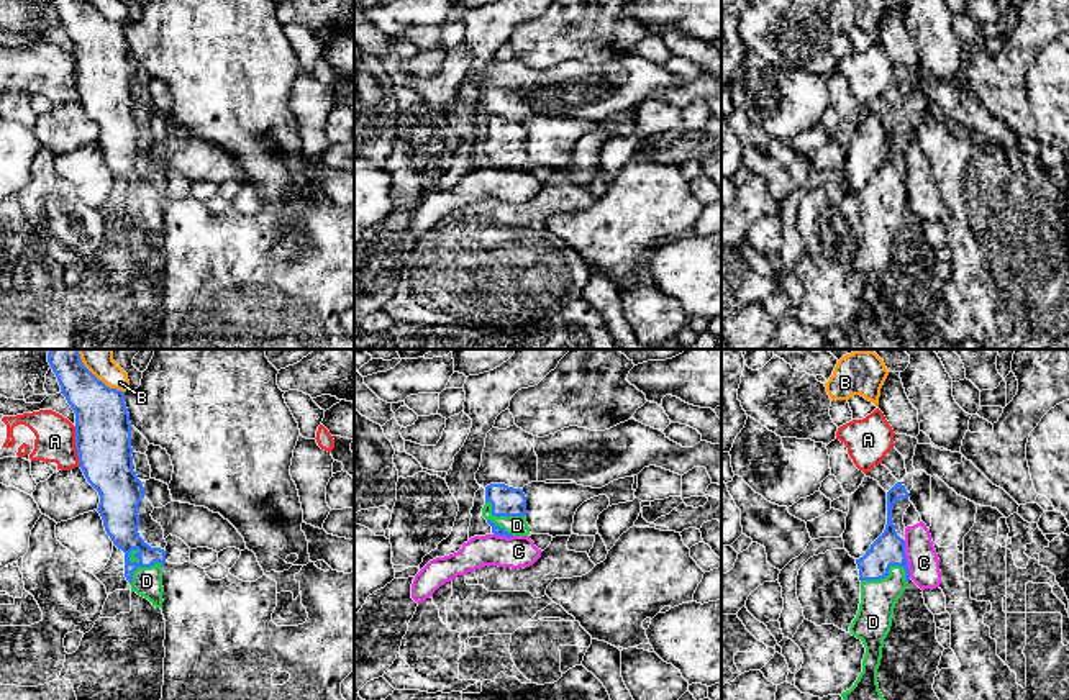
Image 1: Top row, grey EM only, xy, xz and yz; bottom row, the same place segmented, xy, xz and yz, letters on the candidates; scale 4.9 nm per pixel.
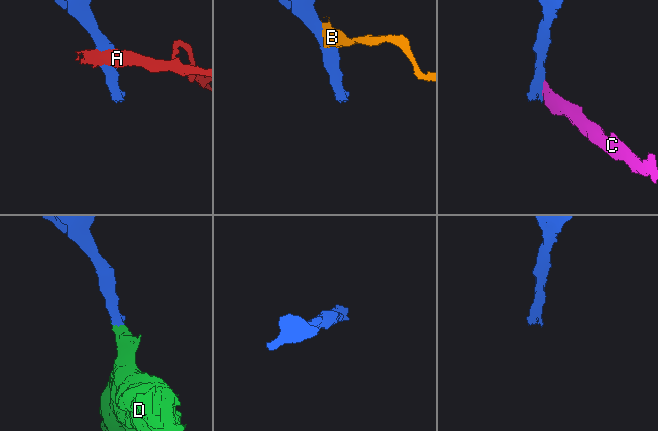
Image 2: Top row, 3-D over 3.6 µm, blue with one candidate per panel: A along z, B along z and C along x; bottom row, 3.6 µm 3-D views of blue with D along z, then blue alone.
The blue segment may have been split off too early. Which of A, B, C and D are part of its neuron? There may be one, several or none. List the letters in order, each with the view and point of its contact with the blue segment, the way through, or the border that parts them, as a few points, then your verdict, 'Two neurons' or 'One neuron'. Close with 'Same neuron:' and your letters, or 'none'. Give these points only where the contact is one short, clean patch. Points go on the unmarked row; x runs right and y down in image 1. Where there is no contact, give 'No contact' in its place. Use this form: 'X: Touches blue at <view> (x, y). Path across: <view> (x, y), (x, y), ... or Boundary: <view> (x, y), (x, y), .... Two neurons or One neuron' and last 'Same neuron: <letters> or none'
A: Touches blue at xy (76, 79). Boundary: xy (74, 59), (74, 81), (79, 99). Two neurons
B: Touches blue at xy (104, 17). Boundary: xy (86, 0), (107, 18), (123, 25). Two neurons
C: Touches blue at yz (905, 192). Boundary: yz (902, 172), (910, 210). Two neurons
D: Touches blue at yz (886, 209). Path across: yz (889, 182), (886, 209), (873, 254). One neuron
Same neuron: D

